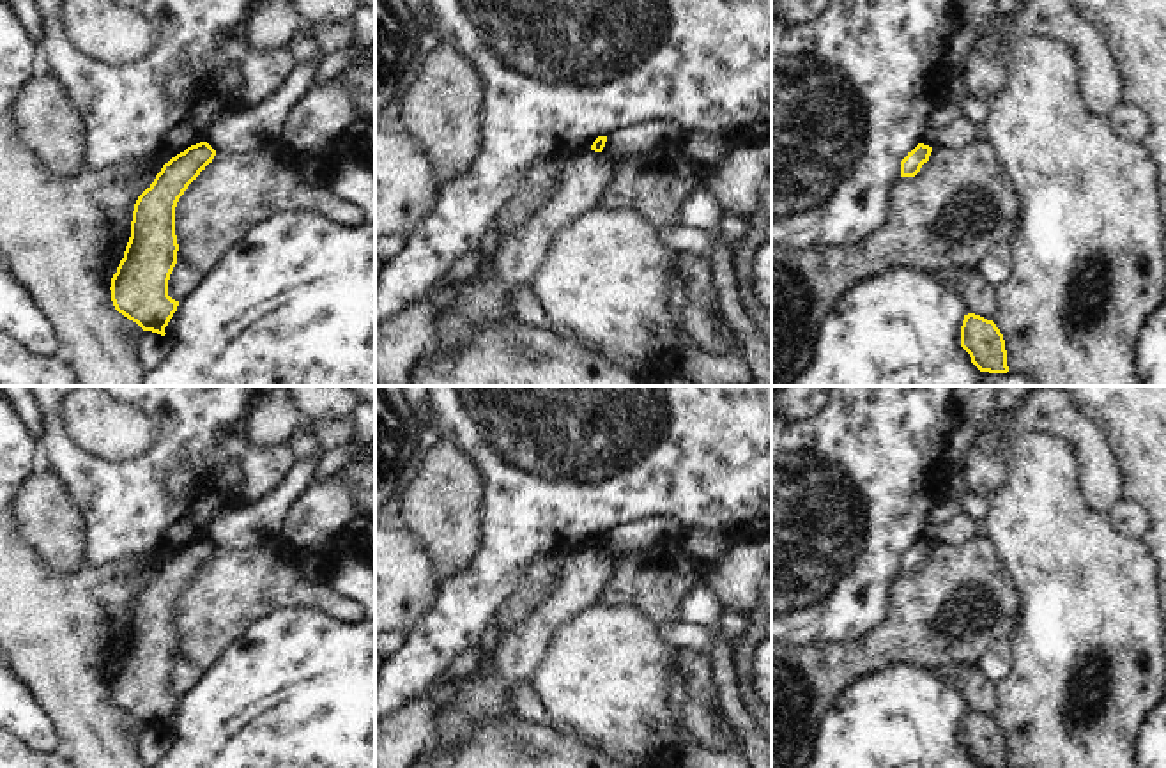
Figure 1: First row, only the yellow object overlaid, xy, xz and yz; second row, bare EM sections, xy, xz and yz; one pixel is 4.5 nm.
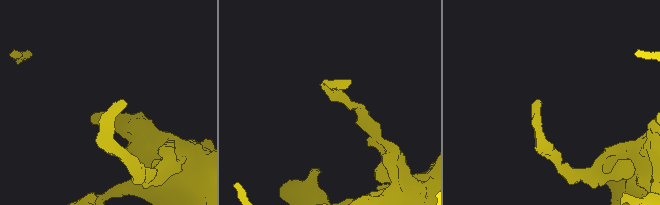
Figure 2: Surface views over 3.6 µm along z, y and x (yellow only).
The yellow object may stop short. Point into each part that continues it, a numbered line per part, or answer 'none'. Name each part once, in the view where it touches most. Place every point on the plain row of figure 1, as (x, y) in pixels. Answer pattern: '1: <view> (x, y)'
none

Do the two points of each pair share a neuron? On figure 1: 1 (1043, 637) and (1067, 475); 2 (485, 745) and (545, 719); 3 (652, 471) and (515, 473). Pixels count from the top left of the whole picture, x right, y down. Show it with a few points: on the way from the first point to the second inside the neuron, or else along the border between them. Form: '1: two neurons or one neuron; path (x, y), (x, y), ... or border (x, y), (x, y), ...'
1: one neuron; path (1055, 597), (1055, 515)
2: two neurons; border (517, 714), (574, 742)
3: one neuron; path (618, 473), (565, 464), (549, 475)

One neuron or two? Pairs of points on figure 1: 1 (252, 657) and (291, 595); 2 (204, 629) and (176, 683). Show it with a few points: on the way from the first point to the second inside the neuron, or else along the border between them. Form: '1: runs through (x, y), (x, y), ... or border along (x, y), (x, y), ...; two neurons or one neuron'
1: border along (324, 613), (315, 609), (275, 609), (246, 627); two neurons
2: border along (177, 657), (191, 662), (202, 673); two neurons

